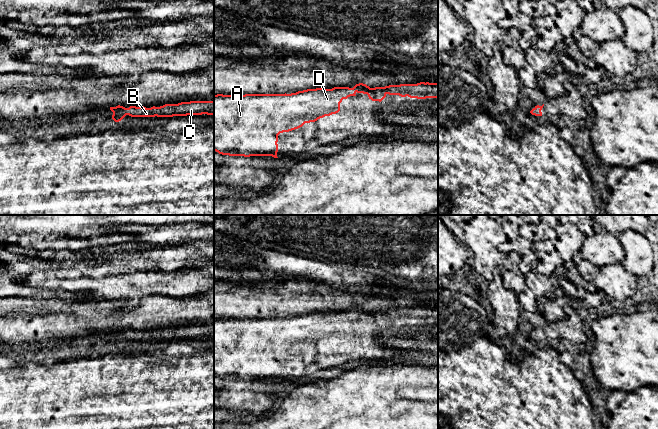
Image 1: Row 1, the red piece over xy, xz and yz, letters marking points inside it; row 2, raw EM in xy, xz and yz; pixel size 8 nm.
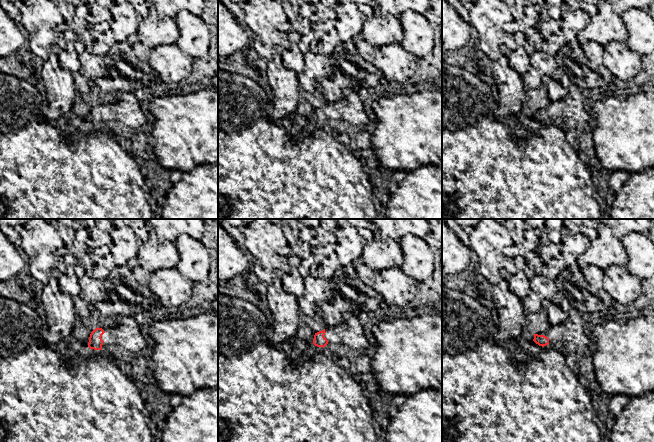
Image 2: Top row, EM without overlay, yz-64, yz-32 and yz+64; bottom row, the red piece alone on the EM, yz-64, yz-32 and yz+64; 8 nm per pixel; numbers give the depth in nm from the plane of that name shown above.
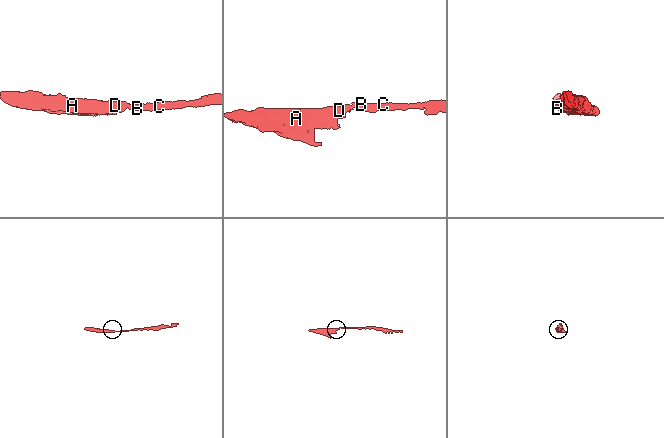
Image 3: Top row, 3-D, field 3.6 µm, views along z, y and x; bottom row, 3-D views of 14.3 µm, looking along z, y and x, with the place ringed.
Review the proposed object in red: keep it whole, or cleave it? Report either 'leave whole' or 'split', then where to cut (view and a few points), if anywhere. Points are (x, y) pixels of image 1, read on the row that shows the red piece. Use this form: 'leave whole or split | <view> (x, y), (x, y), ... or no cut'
leave whole | no cut

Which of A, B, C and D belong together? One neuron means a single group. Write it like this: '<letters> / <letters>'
A B C D

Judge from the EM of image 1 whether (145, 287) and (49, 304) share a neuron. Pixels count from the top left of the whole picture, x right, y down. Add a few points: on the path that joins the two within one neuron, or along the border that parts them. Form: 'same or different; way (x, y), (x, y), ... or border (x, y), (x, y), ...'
different; border (164, 296), (145, 295), (140, 297)

